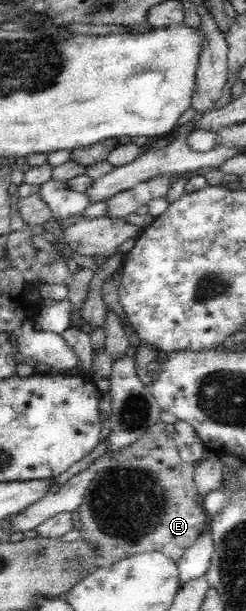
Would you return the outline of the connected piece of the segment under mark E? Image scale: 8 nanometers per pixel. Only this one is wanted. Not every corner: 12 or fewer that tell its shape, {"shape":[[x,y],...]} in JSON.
{"shape":[[170,426],[117,451],[78,507],[104,563],[178,563],[208,531]]}

